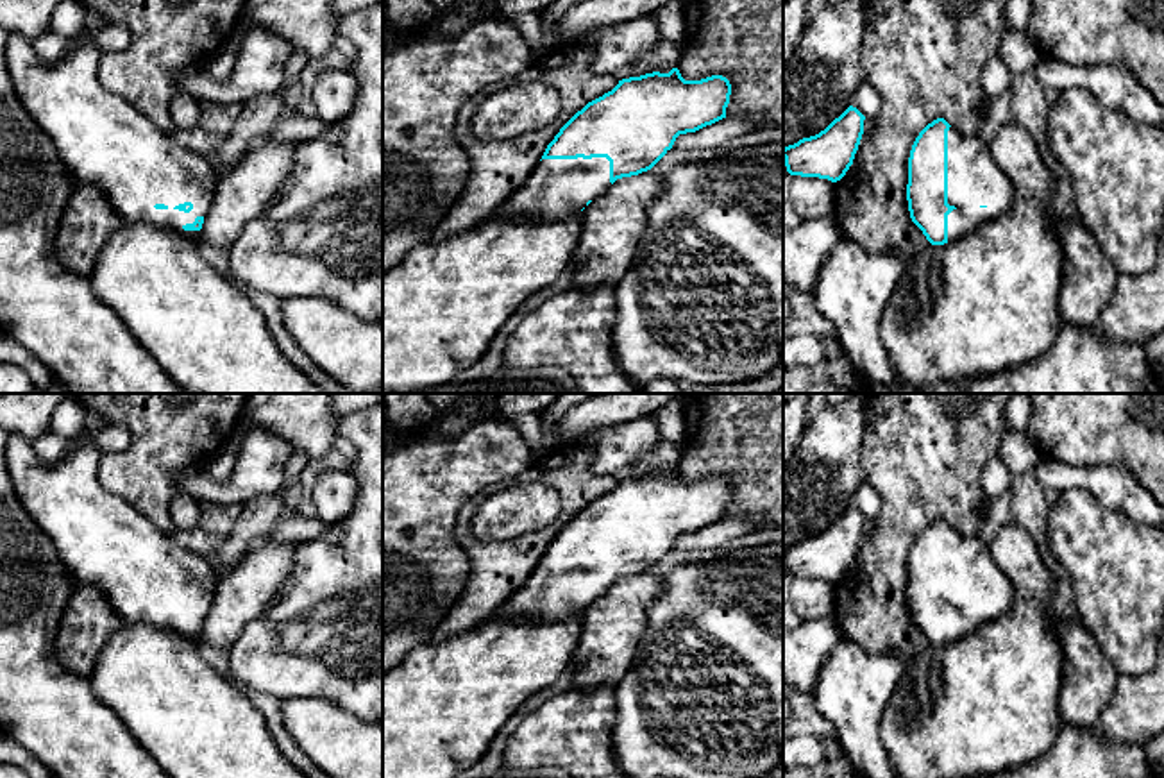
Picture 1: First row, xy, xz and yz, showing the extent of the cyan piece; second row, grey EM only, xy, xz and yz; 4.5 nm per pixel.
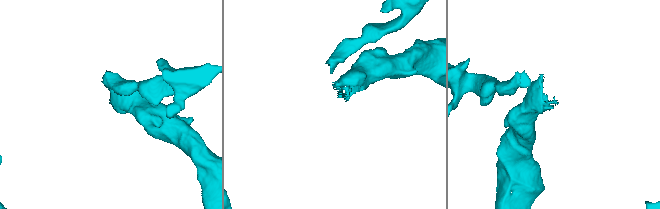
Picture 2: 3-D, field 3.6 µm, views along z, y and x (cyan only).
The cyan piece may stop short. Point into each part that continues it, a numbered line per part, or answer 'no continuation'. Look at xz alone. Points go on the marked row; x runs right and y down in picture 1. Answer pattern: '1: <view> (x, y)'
1: xz (556, 188)

